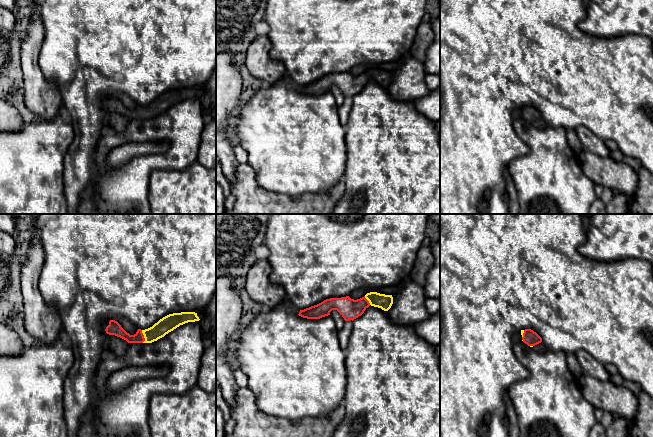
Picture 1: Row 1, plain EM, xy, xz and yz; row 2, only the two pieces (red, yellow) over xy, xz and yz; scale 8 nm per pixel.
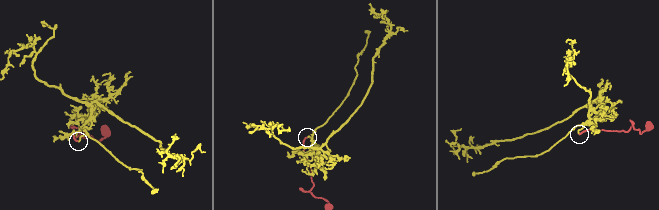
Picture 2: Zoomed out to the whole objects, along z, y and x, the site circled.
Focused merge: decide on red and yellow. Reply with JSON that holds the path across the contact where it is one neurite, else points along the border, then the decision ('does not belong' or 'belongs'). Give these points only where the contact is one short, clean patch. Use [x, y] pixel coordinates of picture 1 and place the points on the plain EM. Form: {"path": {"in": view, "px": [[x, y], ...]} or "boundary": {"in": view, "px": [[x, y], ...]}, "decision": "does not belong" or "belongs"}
{"path": {"in": "xy", "px": [[114, 104], [128, 113], [143, 112], [156, 108], [170, 98]]}, "decision": "belongs"}

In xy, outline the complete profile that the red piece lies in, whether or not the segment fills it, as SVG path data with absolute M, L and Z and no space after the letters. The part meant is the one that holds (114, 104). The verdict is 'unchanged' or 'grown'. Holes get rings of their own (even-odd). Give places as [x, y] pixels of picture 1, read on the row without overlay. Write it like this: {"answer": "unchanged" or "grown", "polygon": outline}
{"answer": "grown", "polygon": "M195 88L173 89L163 93L148 105L138 105L134 111L127 109L117 97L110 96L105 107L107 110L120 113L128 119L152 119L164 113L180 101L199 96Z"}

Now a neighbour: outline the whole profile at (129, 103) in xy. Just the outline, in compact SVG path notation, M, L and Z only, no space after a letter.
M118 94L117 98L121 101L121 103L130 111L136 110L138 104L129 96L125 94Z

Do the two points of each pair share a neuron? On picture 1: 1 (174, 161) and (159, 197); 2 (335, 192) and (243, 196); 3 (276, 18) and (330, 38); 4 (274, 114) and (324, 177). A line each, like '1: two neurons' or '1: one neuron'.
1: two neurons
2: one neuron
3: one neuron
4: one neuron

